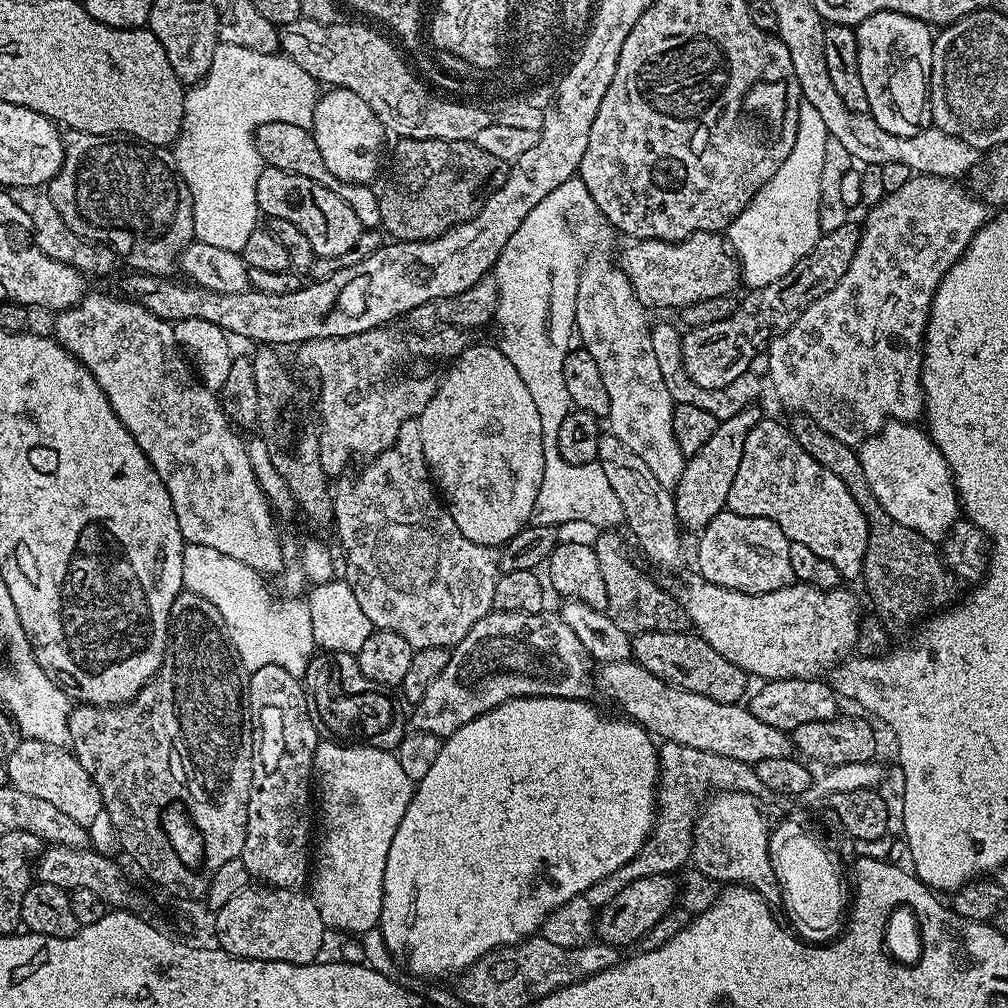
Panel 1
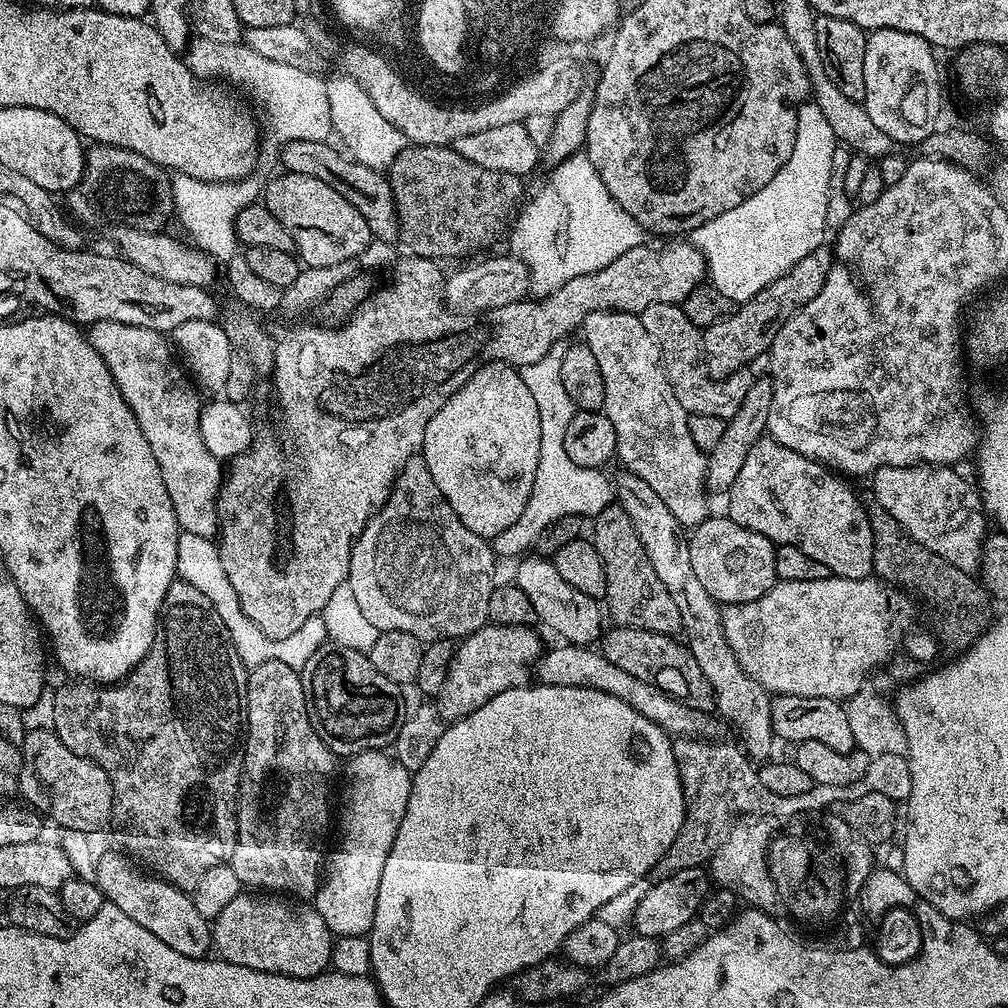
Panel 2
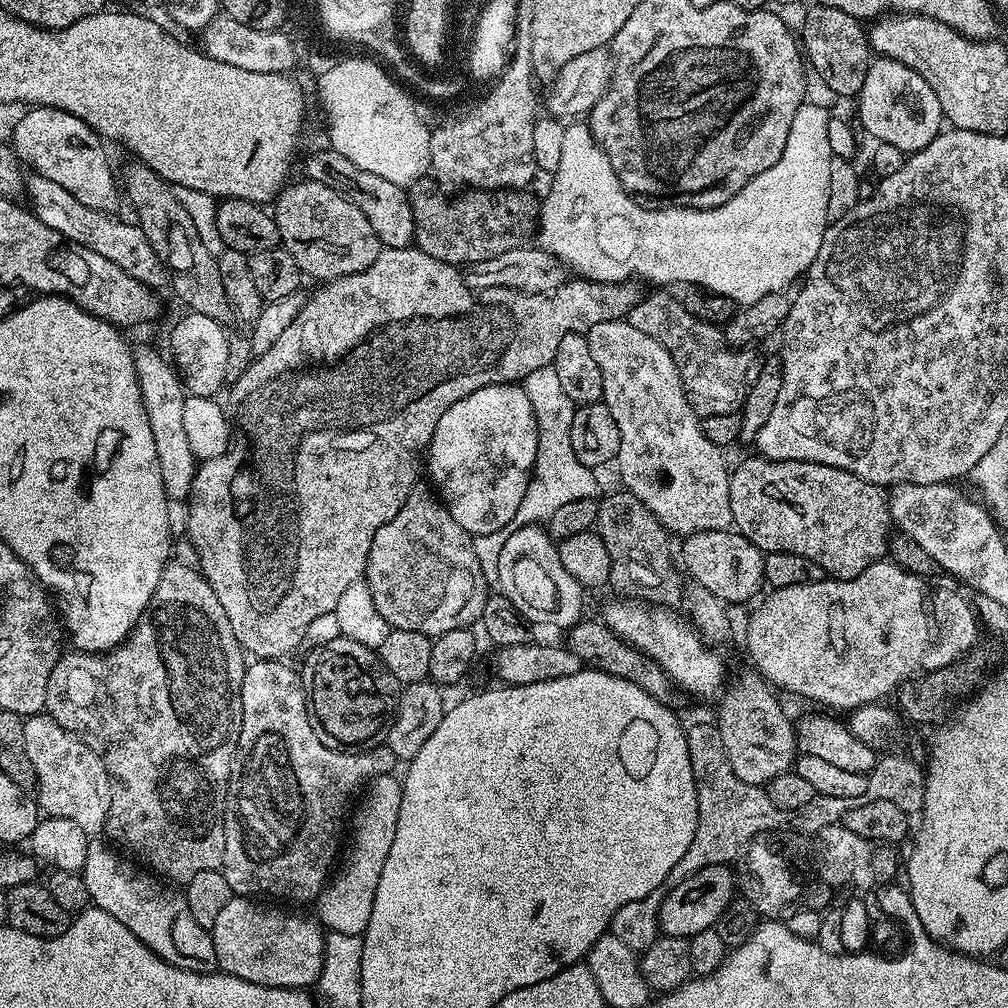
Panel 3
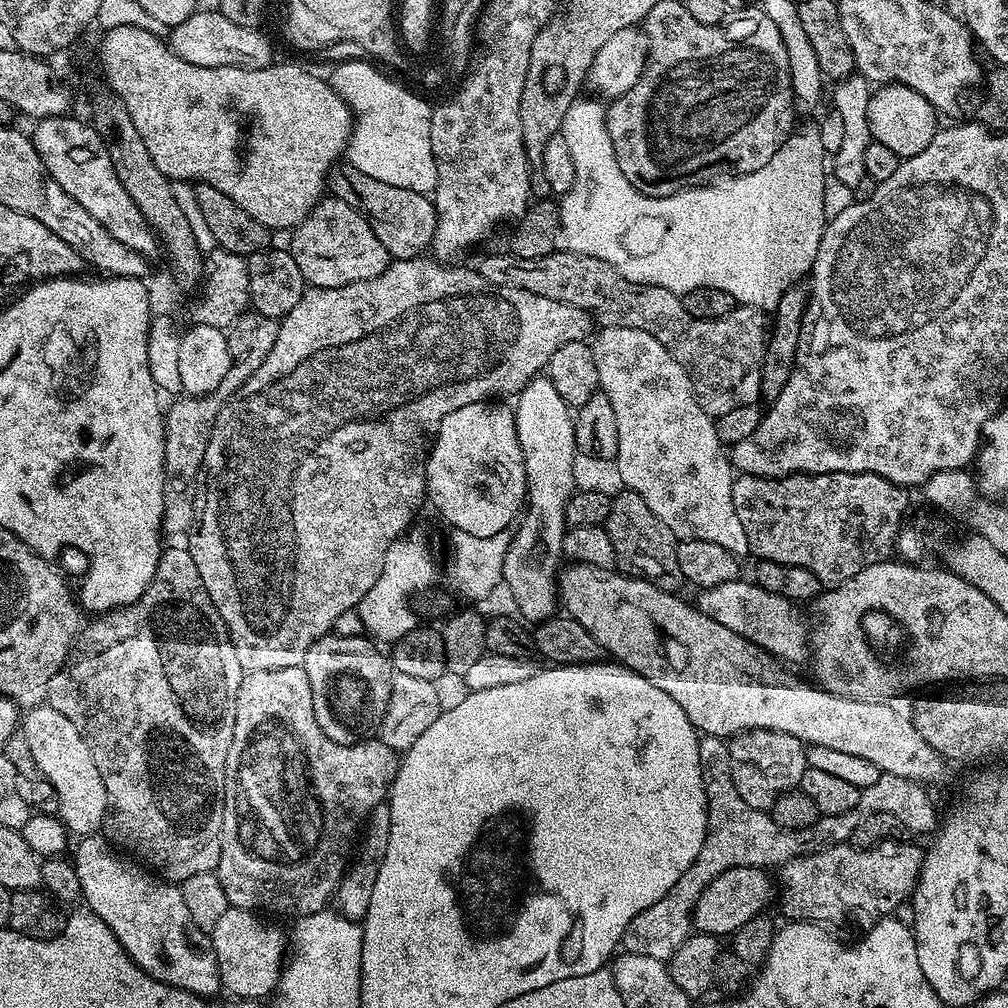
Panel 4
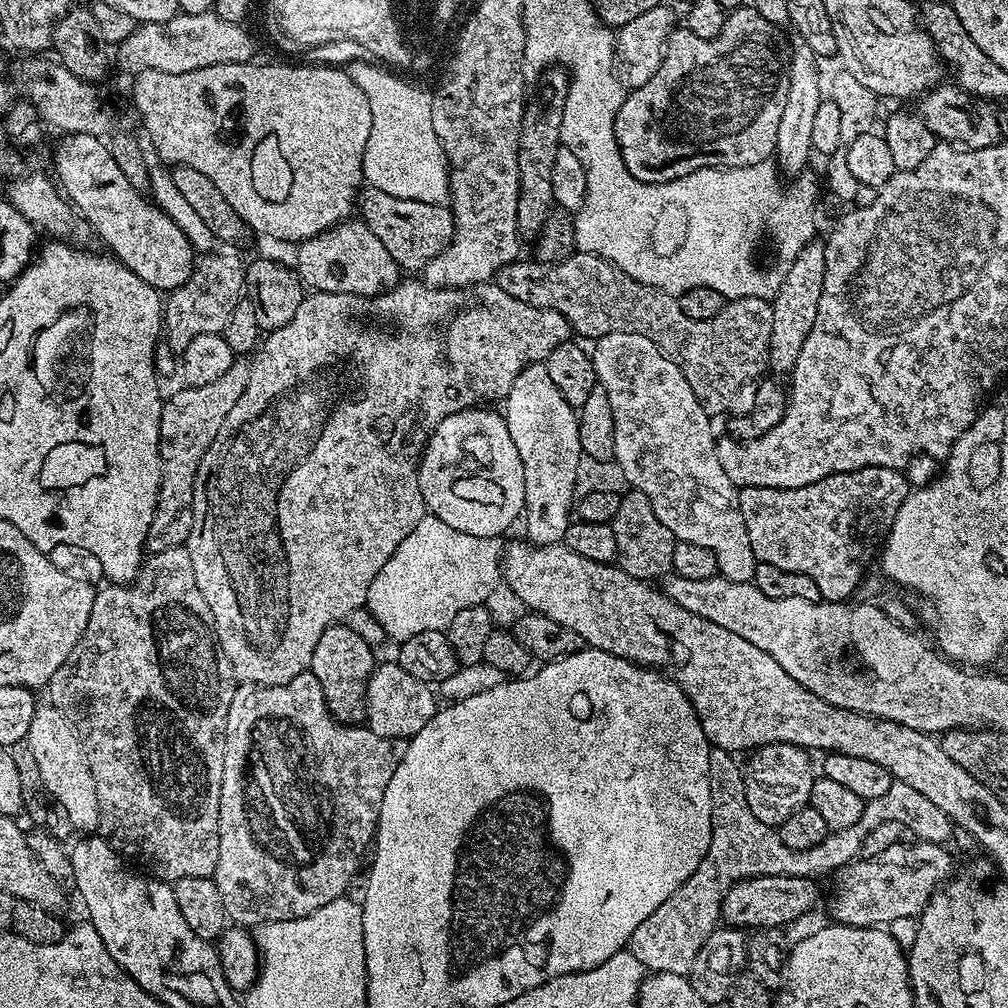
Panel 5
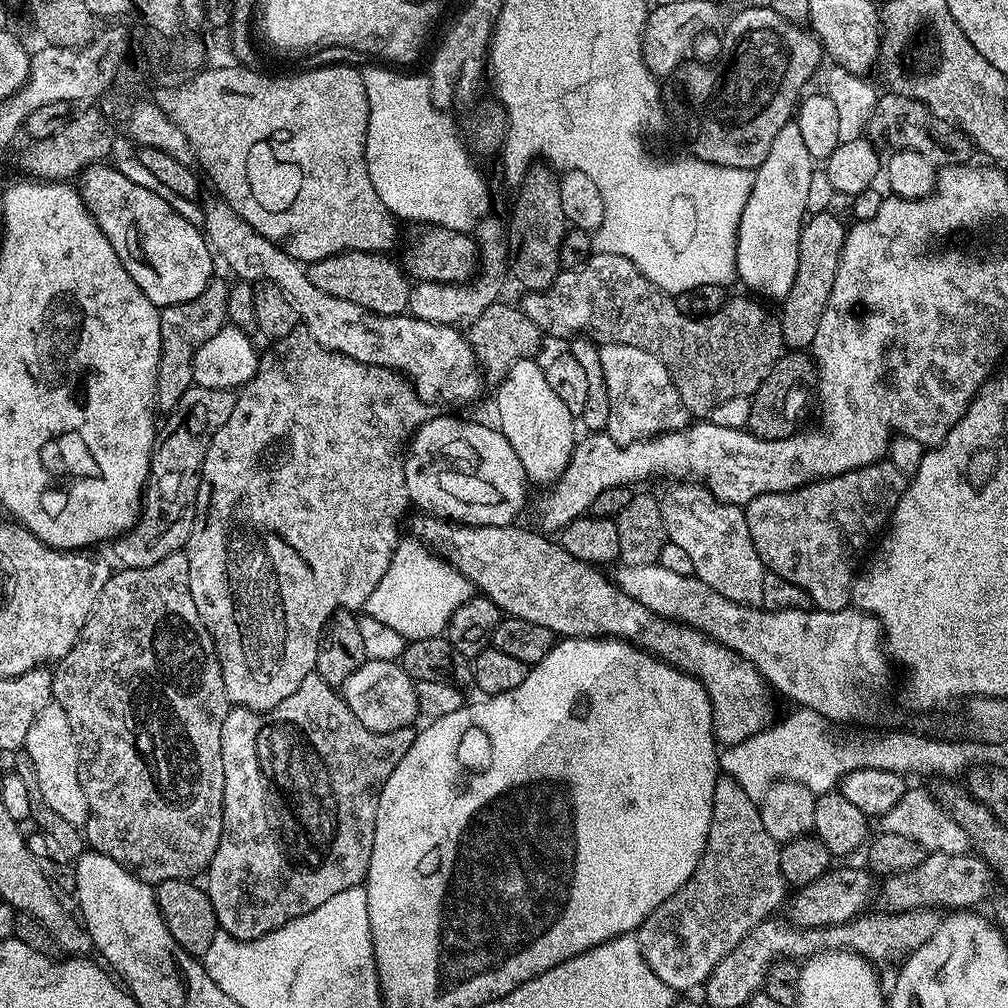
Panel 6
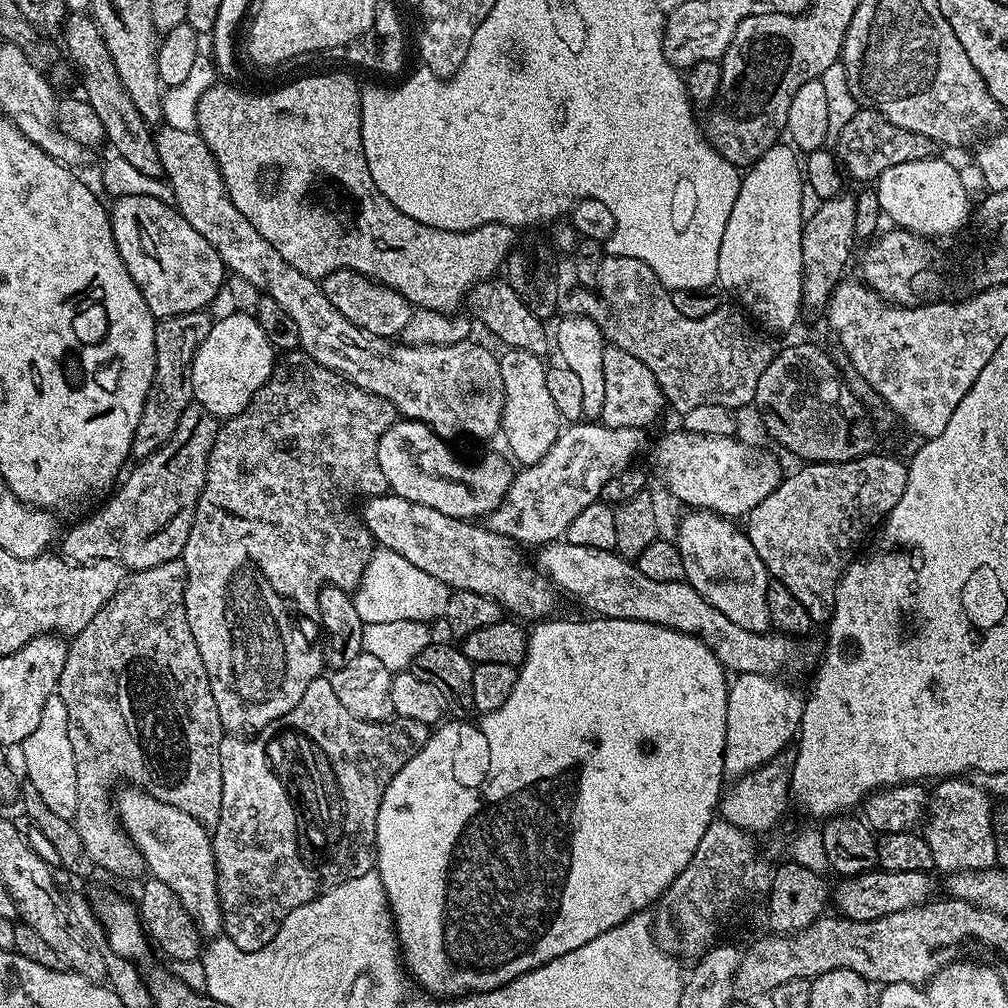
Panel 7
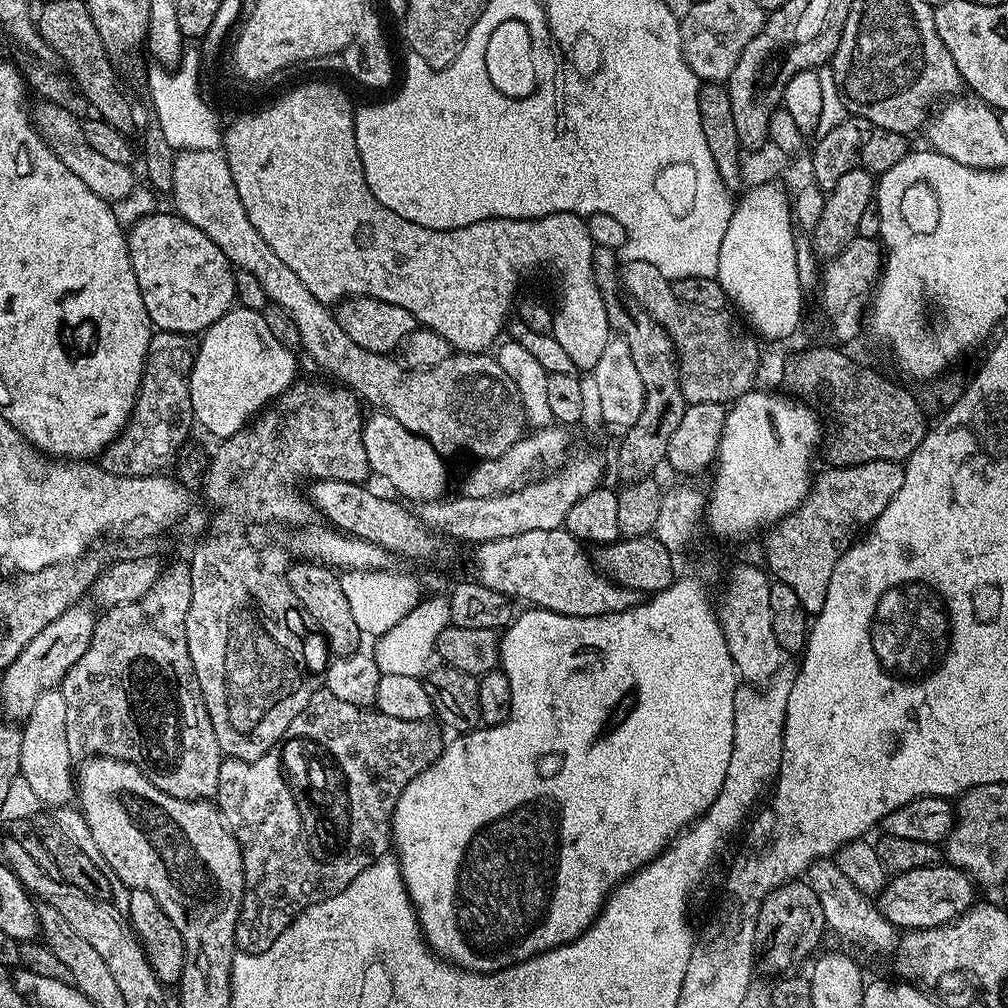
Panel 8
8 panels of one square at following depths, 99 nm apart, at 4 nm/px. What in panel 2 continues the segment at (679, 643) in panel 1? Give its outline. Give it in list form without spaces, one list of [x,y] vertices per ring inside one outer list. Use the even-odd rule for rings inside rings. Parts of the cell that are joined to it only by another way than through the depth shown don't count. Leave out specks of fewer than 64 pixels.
[[[612,626],[601,635],[598,651],[610,658],[614,666],[626,670],[626,674],[634,674],[634,678],[642,678],[642,682],[657,684],[666,695],[673,696],[681,704],[706,713],[711,713],[716,707],[714,686],[710,684],[706,674],[702,674],[702,666],[698,666],[698,658],[694,658],[687,643],[679,639],[650,630]]]

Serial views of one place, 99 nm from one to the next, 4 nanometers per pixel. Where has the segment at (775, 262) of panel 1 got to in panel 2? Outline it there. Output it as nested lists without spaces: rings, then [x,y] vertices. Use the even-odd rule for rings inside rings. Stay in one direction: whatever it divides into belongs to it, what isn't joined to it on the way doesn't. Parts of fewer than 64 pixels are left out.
[[[815,102],[798,108],[794,150],[790,158],[762,186],[734,210],[718,214],[690,234],[692,247],[704,255],[707,279],[733,302],[754,298],[770,282],[782,278],[806,254],[825,243],[827,198],[831,192],[831,162],[838,141],[830,122]]]

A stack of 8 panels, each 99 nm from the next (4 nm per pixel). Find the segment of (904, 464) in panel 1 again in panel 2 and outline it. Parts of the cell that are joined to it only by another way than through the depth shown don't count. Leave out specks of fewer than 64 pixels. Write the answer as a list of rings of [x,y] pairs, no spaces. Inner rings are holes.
[[[912,464],[909,468],[890,466],[873,472],[870,483],[876,495],[875,503],[886,509],[913,538],[922,542],[926,550],[934,550],[934,554],[946,558],[946,562],[958,566],[964,572],[975,573],[982,564],[982,541],[990,531],[990,520],[984,511],[984,502],[980,499],[977,485],[973,481],[971,484],[956,471],[955,467],[935,464]]]

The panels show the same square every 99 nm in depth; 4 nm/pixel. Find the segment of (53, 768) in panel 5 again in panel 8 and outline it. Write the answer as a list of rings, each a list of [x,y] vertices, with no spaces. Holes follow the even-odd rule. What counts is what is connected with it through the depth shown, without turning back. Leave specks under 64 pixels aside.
[[[59,690],[43,692],[34,702],[27,720],[23,721],[22,758],[20,776],[30,782],[30,790],[38,794],[41,805],[64,806],[74,796],[74,757],[70,754],[66,734],[66,698]]]

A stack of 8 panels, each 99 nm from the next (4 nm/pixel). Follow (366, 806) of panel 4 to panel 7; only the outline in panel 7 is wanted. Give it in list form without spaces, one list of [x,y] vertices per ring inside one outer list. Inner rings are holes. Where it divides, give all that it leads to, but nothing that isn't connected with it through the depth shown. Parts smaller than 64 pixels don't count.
[[[321,678],[310,682],[310,686],[306,686],[306,694],[302,694],[302,702],[298,702],[298,706],[294,706],[294,710],[290,710],[290,714],[286,714],[282,718],[278,718],[270,726],[266,726],[262,731],[255,733],[251,738],[245,738],[240,734],[225,735],[223,742],[220,744],[220,761],[222,762],[222,810],[220,811],[220,821],[211,833],[212,849],[214,850],[214,858],[216,859],[216,873],[218,874],[218,894],[220,895],[220,909],[222,910],[222,918],[224,919],[223,935],[230,938],[230,942],[234,942],[234,946],[238,946],[238,950],[243,952],[257,952],[262,950],[274,938],[274,934],[278,934],[278,930],[282,926],[282,922],[286,918],[286,914],[290,914],[290,910],[295,908],[304,908],[306,902],[311,900],[319,900],[322,894],[326,894],[330,890],[334,890],[334,886],[344,884],[350,878],[362,878],[369,875],[373,871],[376,863],[376,850],[370,850],[370,842],[376,842],[376,827],[374,822],[378,822],[378,806],[382,806],[382,794],[386,794],[386,786],[390,786],[390,782],[394,778],[394,774],[398,774],[398,770],[402,770],[402,766],[406,766],[406,762],[410,762],[410,758],[414,754],[418,754],[418,750],[422,750],[422,746],[426,746],[430,735],[429,725],[422,722],[414,722],[414,718],[402,718],[396,716],[390,720],[363,720],[362,718],[354,718],[354,714],[350,714],[350,710],[346,710],[346,706],[342,706],[342,701],[338,699],[338,694],[334,694],[334,686],[331,679]]]

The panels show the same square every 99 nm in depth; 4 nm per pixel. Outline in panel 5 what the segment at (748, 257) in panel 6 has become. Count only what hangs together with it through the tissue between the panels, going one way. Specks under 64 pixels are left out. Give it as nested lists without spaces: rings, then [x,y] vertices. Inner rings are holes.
[[[793,39],[790,44],[788,73],[790,74],[790,90],[786,90],[786,107],[782,109],[782,122],[778,125],[778,142],[775,159],[779,165],[792,171],[792,174],[803,171],[808,155],[813,155],[811,138],[813,137],[814,117],[817,115],[822,101],[820,94],[820,68],[818,58],[810,46],[802,39]]]

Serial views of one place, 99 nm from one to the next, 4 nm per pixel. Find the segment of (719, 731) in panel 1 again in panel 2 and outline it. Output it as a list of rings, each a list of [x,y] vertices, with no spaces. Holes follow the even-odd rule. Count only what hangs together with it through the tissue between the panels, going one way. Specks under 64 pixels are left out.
[[[583,644],[559,645],[561,648],[552,648],[543,653],[537,660],[534,676],[539,683],[550,686],[578,686],[579,688],[593,688],[602,690],[606,694],[614,694],[614,698],[622,698],[626,706],[634,706],[642,718],[650,718],[669,736],[695,736],[697,738],[712,738],[717,734],[716,724],[709,713],[699,712],[690,706],[681,704],[673,696],[668,696],[657,684],[642,682],[642,678],[634,678],[634,674],[626,674],[619,666],[614,666],[610,658],[606,658],[595,647]]]

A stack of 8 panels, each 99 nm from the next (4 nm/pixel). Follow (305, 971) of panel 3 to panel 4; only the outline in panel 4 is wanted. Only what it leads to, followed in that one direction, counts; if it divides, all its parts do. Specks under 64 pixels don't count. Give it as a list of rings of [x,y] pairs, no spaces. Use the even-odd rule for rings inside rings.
[[[230,906],[210,934],[219,966],[220,985],[225,993],[230,992],[238,1000],[267,999],[267,995],[279,987],[286,960],[287,937],[284,938],[280,929],[256,916],[259,915],[249,909]]]

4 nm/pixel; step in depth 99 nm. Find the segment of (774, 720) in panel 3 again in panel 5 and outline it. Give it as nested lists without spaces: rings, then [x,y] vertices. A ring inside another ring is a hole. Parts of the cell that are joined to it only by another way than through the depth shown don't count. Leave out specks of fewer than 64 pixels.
[[[764,744],[747,757],[744,772],[746,802],[750,802],[750,811],[758,822],[779,826],[790,818],[790,814],[809,803],[814,771],[808,756],[811,755],[805,749],[793,744]]]

